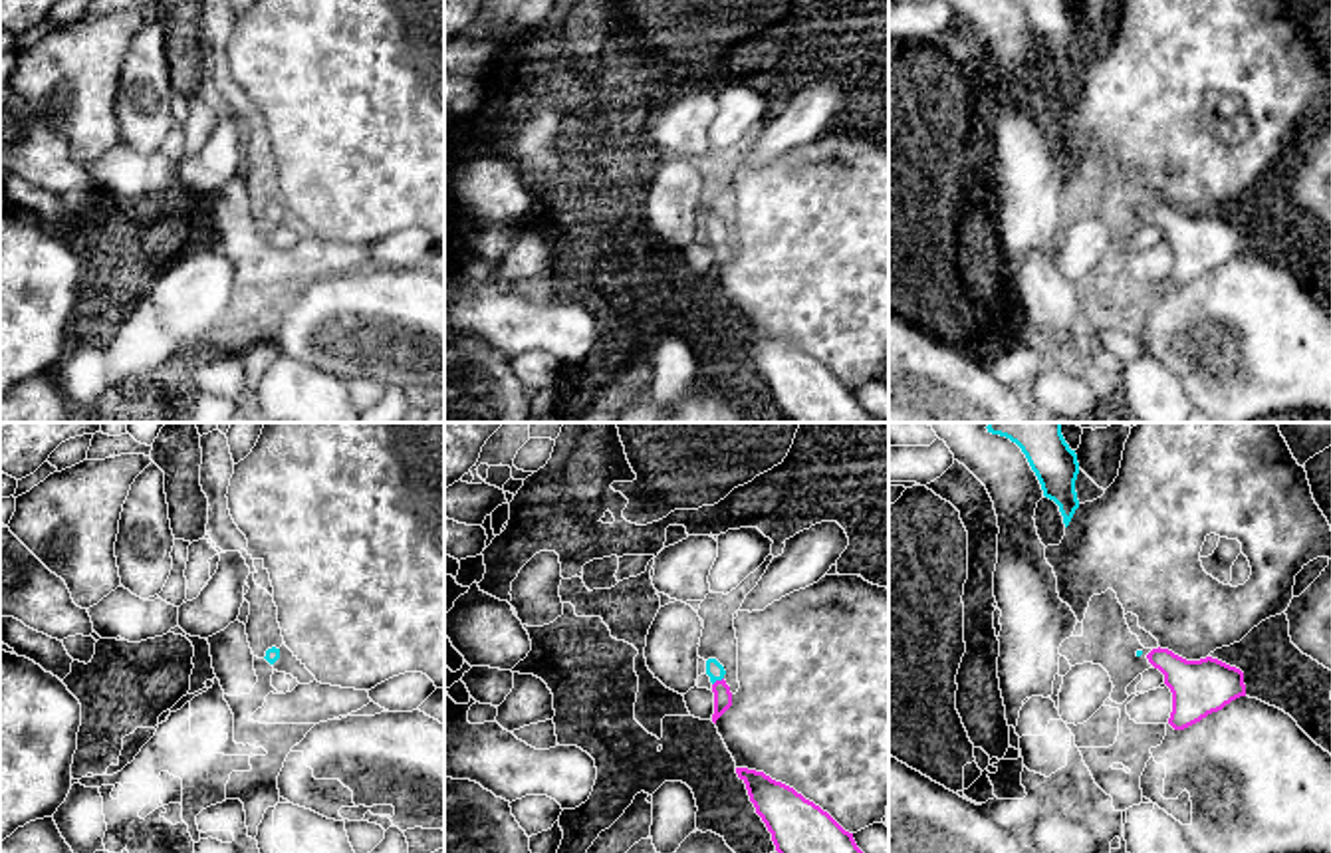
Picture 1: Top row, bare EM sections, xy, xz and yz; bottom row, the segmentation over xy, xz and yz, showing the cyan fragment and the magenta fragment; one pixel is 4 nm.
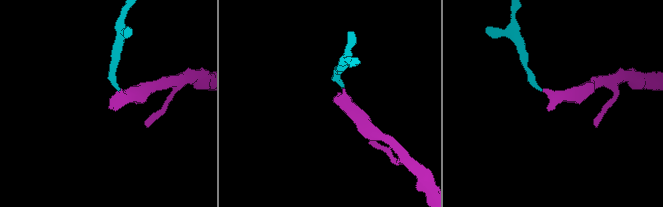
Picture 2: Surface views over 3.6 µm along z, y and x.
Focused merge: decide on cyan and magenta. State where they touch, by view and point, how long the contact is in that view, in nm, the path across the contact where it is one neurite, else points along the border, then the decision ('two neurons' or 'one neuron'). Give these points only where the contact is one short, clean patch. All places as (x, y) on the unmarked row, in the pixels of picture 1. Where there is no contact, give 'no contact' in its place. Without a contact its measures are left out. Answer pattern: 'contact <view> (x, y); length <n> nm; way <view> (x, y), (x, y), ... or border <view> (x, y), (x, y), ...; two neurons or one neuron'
contact xz (717, 235); length 60 nm; way xz (715, 225), (717, 235), (723, 252); one neuron

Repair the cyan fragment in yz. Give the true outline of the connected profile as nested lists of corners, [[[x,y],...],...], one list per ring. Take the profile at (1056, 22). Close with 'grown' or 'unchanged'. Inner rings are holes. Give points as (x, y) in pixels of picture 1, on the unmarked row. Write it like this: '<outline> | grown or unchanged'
[[[1018,0],[1035,28],[1043,52],[1059,61],[1065,83],[1079,63],[1075,36],[1079,18],[1069,0]]] | unchanged

